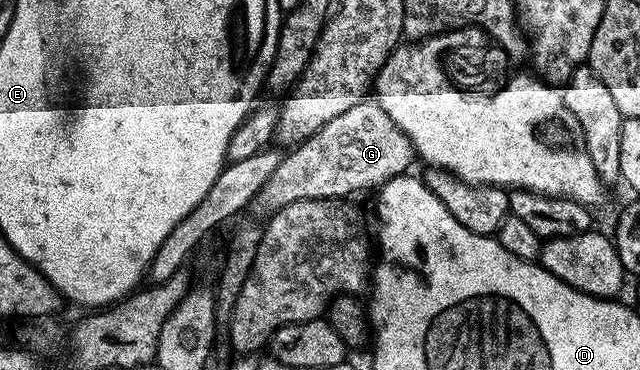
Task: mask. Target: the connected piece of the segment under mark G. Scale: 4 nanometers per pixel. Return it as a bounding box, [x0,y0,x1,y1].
[258,101,417,212]

